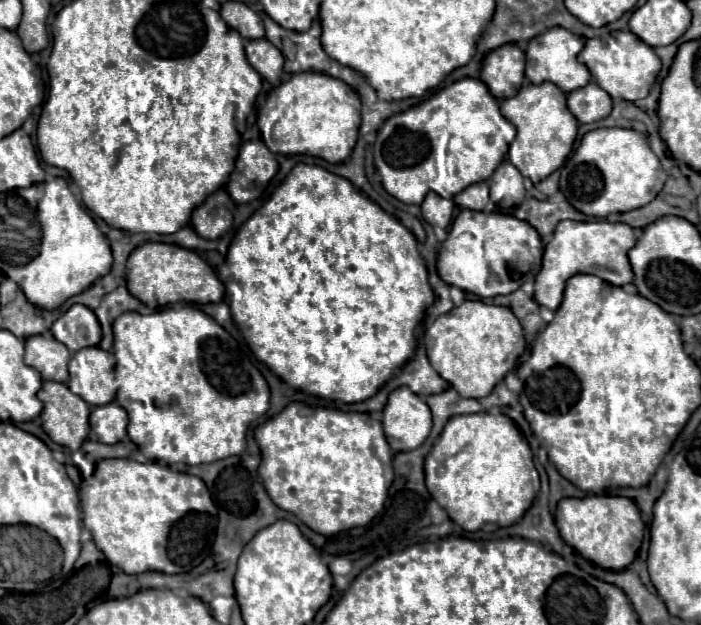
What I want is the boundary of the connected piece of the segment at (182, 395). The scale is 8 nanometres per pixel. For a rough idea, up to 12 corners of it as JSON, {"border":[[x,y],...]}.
{"border":[[200,309],[120,315],[110,353],[148,459],[246,451],[262,373]]}

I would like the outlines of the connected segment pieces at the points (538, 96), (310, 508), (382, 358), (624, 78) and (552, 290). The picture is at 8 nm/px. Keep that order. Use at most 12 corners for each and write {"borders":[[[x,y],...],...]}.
{"borders":[[[526,83],[500,101],[508,159],[532,183],[564,165],[578,121],[564,91]],[[288,403],[256,429],[270,499],[368,525],[392,449],[368,413]],[[298,163],[219,278],[256,359],[358,403],[414,357],[418,241]],[[628,29],[578,55],[612,99],[648,97],[662,61]],[[560,221],[534,299],[552,311],[566,281],[634,281],[626,223]]]}

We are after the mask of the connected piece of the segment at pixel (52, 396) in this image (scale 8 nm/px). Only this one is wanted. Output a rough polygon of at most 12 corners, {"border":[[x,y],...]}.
{"border":[[44,381],[42,429],[78,451],[90,405],[58,381]]}

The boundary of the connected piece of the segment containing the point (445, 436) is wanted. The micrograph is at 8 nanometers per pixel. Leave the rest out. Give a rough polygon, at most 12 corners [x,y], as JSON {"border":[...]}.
{"border":[[503,413],[450,417],[430,495],[466,531],[516,523],[540,489]]}

